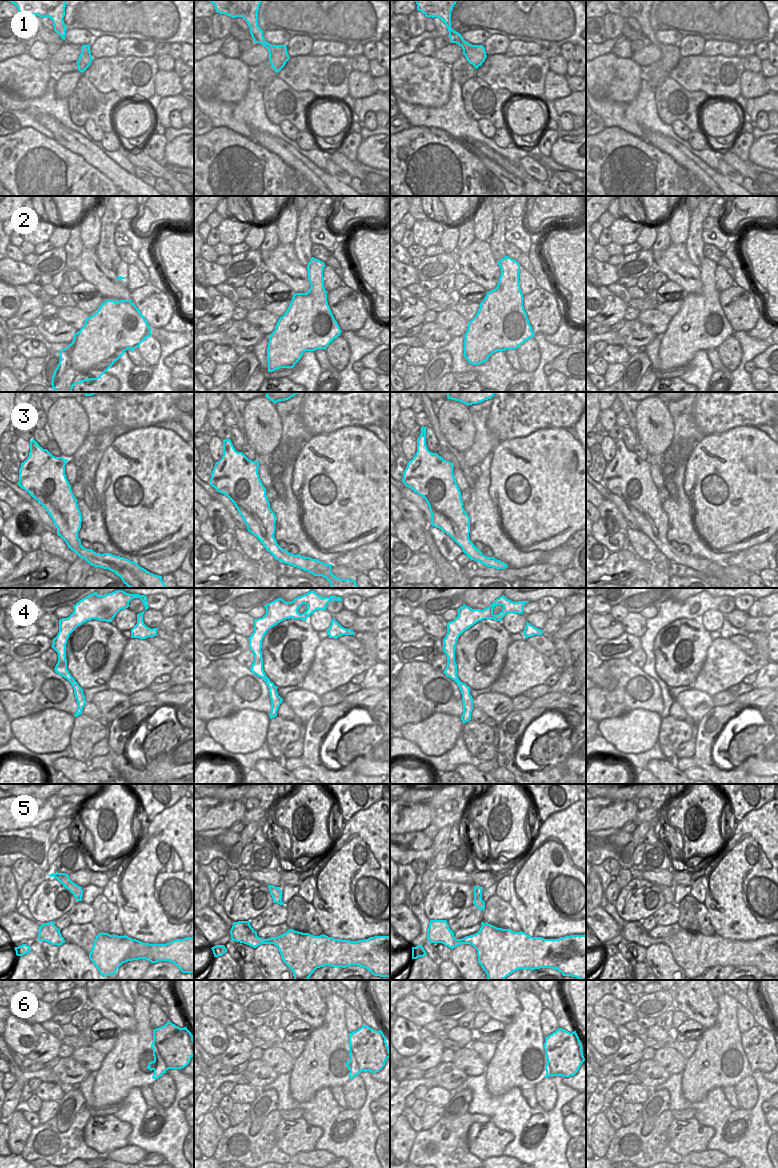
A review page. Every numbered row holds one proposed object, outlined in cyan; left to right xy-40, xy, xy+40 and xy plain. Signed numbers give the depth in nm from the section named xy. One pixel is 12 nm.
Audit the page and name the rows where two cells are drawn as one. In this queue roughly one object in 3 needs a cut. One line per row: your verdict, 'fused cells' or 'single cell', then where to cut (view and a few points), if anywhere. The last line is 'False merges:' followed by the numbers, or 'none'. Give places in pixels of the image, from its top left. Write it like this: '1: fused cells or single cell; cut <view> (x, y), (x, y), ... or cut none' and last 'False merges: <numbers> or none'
1: single cell; cut none
2: fused cells; cut xy-40 (131, 302), (131, 322), (123, 328), (135, 348)
3: single cell; cut none
4: single cell; cut none
5: single cell; cut none
6: single cell; cut none
False merges: 2

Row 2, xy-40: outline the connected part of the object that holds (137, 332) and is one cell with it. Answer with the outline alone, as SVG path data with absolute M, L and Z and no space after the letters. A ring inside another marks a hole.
M131 303L129 309L131 310L132 323L128 325L123 324L123 328L125 329L124 334L129 341L135 343L136 349L151 336L151 329L135 304Z

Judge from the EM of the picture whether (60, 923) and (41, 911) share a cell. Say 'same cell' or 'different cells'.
different cells

